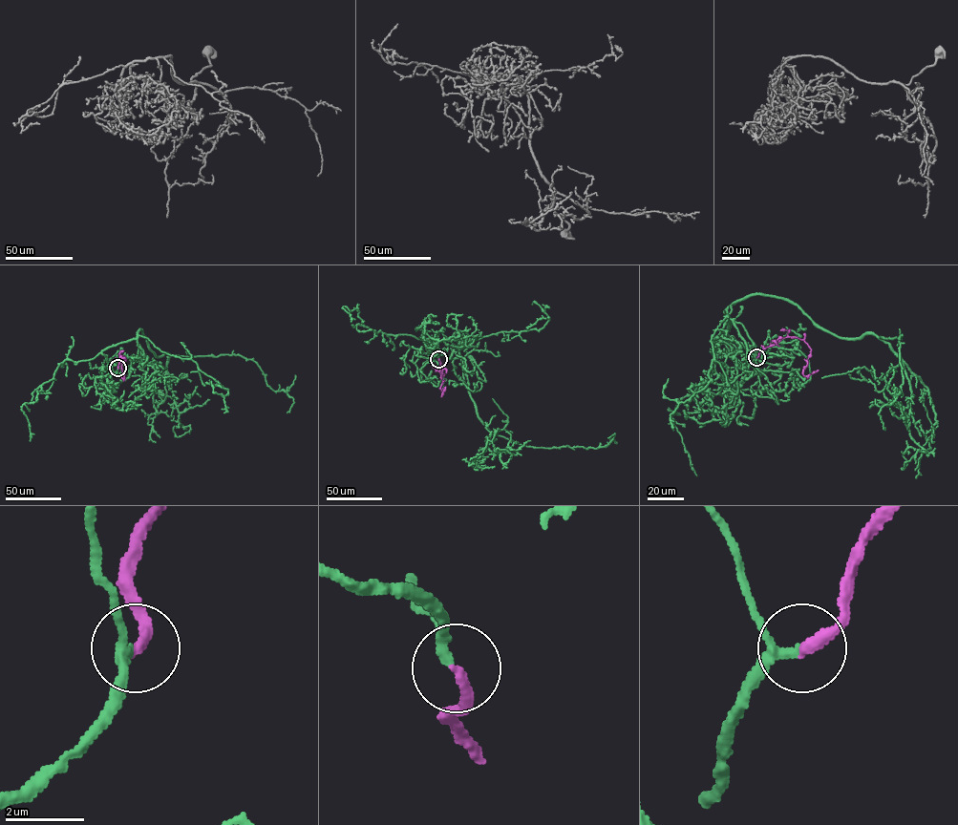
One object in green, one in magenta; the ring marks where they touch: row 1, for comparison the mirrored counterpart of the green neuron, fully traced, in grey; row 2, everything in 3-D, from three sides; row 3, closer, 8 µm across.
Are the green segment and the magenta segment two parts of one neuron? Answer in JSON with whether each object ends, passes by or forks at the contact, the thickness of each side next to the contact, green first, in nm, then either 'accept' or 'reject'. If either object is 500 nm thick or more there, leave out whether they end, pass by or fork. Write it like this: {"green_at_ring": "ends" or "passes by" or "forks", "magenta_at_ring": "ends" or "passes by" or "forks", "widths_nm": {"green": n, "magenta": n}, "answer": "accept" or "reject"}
{"green_at_ring": "passes by", "magenta_at_ring": "ends", "widths_nm": {"green": 190, "magenta": 280}, "answer": "accept"}

